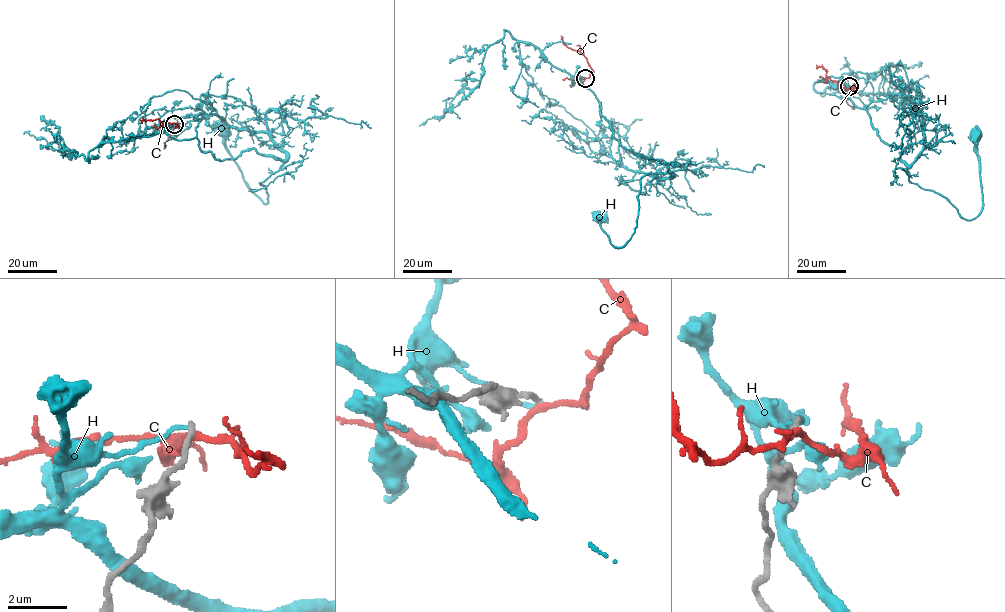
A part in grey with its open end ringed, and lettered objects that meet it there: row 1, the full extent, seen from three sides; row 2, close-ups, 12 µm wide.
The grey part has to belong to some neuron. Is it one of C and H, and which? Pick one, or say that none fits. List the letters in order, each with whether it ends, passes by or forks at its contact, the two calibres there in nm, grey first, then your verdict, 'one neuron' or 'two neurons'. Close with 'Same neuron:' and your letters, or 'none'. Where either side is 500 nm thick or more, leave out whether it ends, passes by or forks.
C: it passes by; calibres 200 and 200 nm; two neurons
H: it ends; calibres 190 and 120 nm; two neurons
Same neuron: none

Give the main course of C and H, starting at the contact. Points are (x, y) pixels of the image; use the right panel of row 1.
C: (849, 87), (842, 90), (826, 75), (826, 70), (815, 68)
H: (849, 87), (881, 140), (903, 145), (909, 181), (968, 220), (982, 204), (977, 136)

